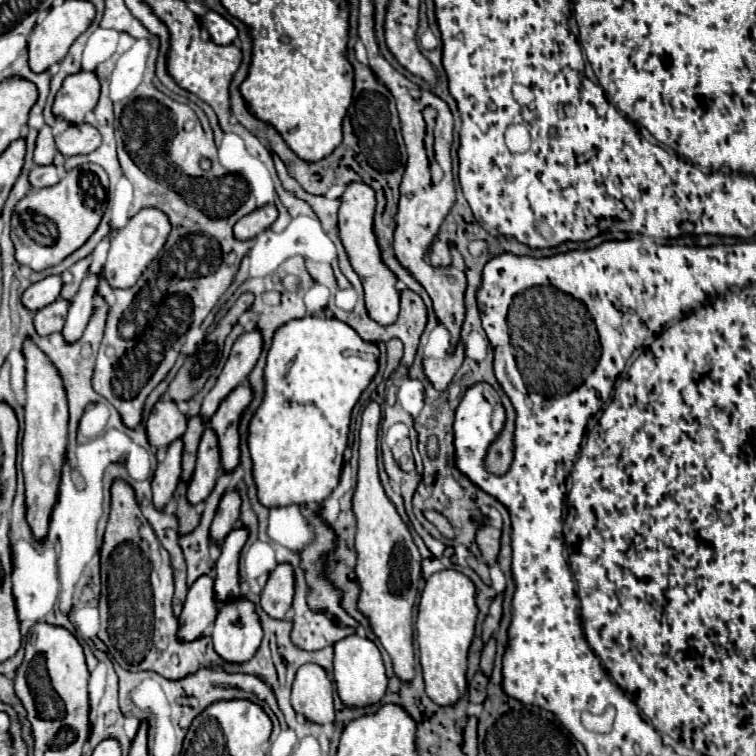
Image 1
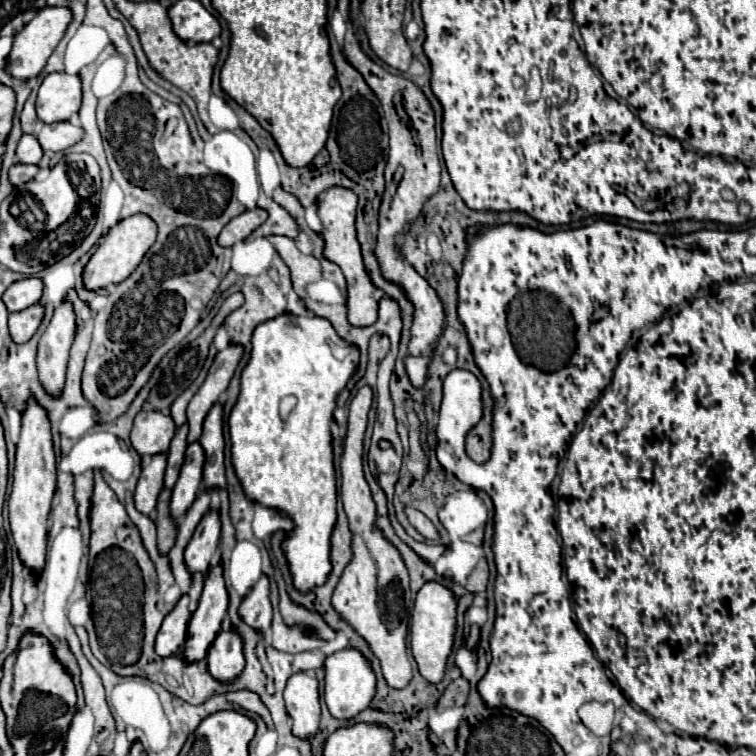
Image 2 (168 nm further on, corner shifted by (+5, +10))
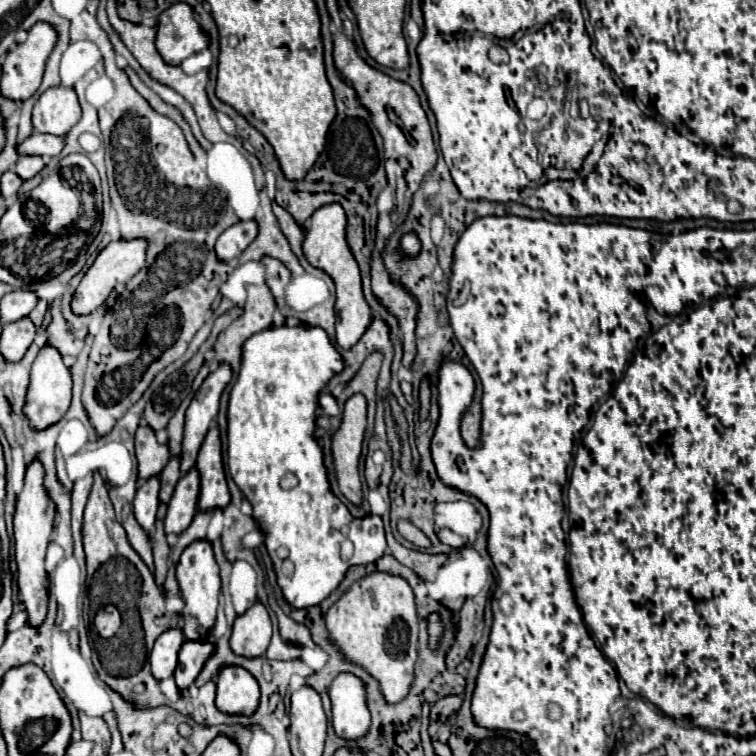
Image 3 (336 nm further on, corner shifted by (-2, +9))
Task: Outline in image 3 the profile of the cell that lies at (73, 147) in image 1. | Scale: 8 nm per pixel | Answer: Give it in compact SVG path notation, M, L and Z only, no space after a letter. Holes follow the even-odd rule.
M32 133L24 143L18 145L18 155L40 155L40 157L54 157L62 151L64 139L56 135L40 135Z

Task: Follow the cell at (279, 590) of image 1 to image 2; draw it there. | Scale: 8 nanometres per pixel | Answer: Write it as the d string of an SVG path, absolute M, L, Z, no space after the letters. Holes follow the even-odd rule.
M263 574L259 578L259 582L253 586L253 590L243 598L241 608L239 608L241 618L249 626L253 626L261 632L265 632L271 626L271 618L273 618L273 606L271 606L269 594L271 594L269 578Z

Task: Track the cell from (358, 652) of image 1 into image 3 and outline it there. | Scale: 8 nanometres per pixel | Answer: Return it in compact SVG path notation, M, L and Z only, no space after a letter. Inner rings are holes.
M352 673L338 675L330 687L332 725L340 739L362 739L370 729L370 715L364 703L364 683Z

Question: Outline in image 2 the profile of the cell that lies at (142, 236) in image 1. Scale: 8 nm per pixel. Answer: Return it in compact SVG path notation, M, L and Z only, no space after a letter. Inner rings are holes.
M133 214L133 216L125 218L125 220L121 220L119 224L115 224L107 232L105 242L97 248L97 252L91 256L89 264L83 270L85 286L89 290L97 290L97 288L105 288L109 284L123 282L139 266L145 252L153 246L155 236L157 236L157 224L147 214Z

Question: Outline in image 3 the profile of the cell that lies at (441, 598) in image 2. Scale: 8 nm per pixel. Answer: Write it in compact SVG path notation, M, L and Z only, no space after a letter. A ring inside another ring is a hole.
M430 615L428 631L430 631L430 647L436 649L438 647L438 639L442 635L442 625L440 625L440 617L438 615Z

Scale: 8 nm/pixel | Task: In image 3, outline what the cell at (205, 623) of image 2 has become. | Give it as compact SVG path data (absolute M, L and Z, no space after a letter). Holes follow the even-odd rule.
M184 643L180 649L180 657L178 657L178 667L174 671L174 679L180 691L188 689L198 673L202 671L206 659L212 655L214 645L210 643Z

